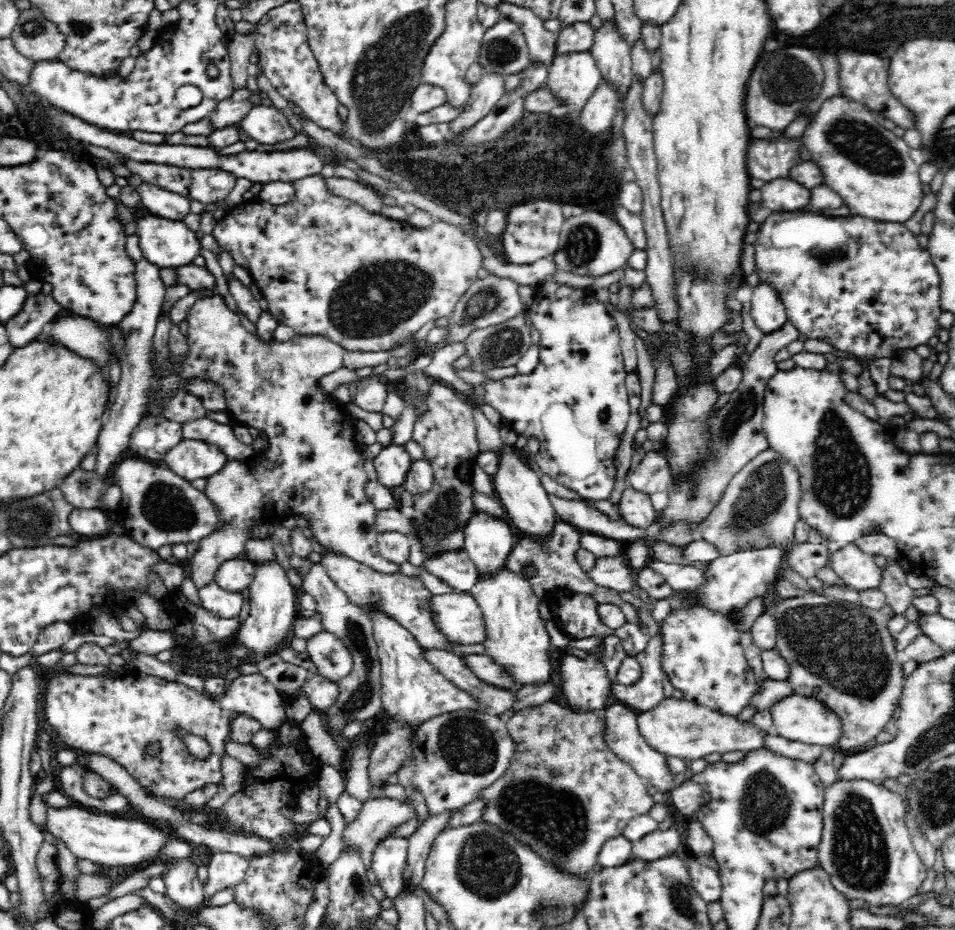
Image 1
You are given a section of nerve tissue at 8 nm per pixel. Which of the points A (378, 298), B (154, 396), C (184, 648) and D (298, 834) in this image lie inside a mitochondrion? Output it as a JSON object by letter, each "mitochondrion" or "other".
{"A":"mitochondrion","B":"other","C":"other","D":"other"}

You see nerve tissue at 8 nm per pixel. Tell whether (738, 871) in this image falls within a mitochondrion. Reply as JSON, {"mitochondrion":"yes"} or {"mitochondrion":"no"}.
{"mitochondrion":"no"}

